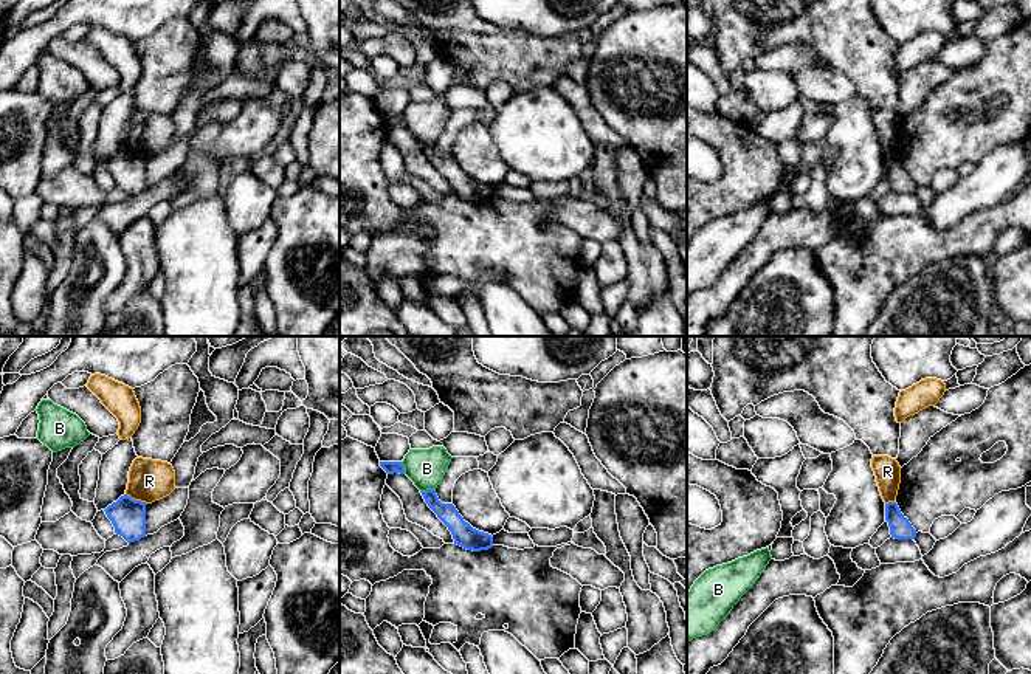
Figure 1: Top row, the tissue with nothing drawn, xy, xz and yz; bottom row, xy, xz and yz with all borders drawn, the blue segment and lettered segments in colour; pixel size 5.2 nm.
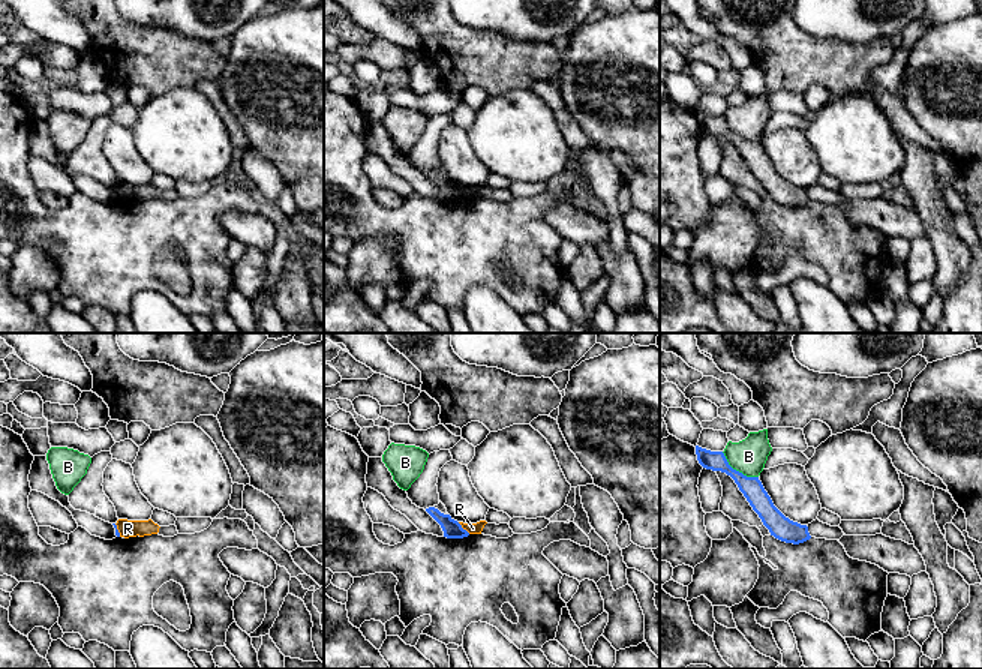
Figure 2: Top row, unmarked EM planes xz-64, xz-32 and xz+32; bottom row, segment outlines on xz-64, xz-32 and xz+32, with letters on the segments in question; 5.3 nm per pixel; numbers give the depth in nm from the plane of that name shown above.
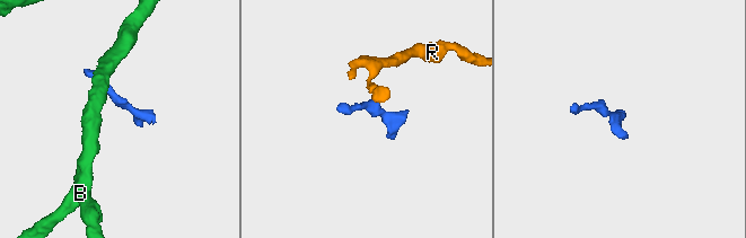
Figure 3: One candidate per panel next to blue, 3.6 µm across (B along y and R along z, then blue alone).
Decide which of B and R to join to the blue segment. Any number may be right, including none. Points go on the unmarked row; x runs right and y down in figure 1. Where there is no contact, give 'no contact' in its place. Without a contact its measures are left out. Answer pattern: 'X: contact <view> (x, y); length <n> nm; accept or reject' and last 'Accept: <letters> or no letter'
B: contact xz (427, 143); length 80 nm; reject
R: contact xy (137, 154); length 130 nm; reject
Accept: no letter

